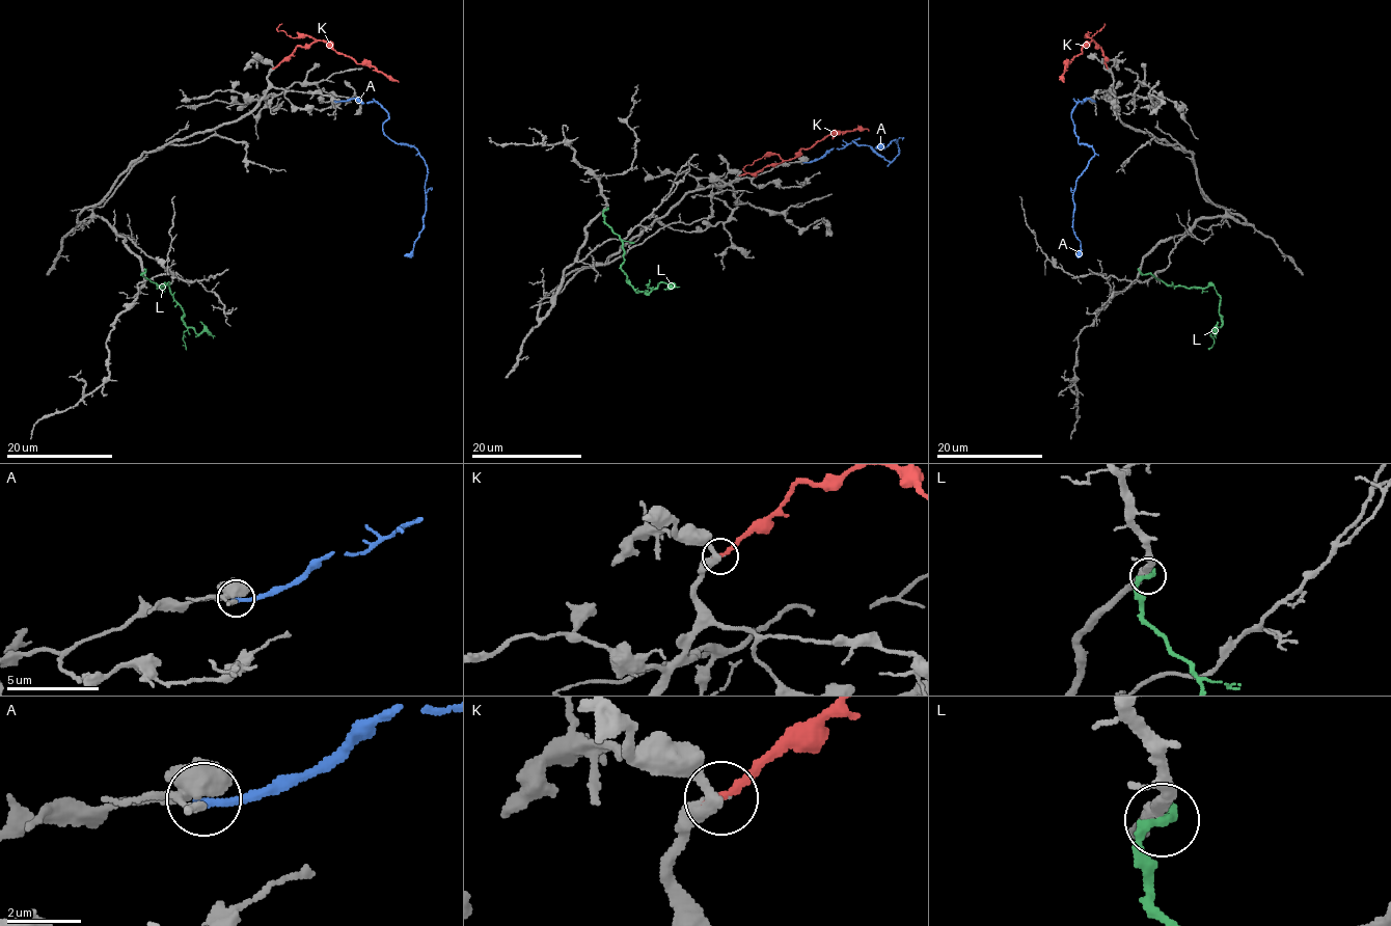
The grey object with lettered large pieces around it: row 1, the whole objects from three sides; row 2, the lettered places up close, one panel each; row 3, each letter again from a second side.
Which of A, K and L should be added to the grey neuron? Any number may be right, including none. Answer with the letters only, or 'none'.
K

